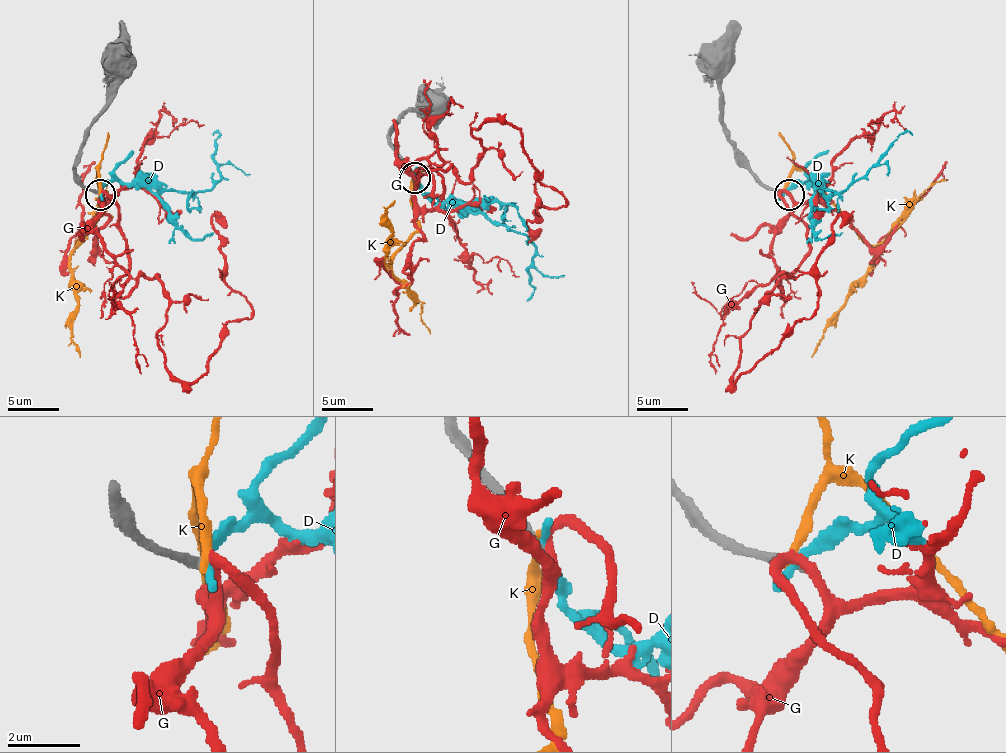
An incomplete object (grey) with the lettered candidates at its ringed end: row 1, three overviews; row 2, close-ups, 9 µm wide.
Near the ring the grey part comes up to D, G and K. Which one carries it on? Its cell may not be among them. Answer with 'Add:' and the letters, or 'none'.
Add: none

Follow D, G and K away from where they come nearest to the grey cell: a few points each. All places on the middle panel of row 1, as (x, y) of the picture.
D: (414, 173), (432, 201), (477, 206), (521, 231), (536, 249), (526, 300)
G: (414, 173), (447, 163), (467, 183), (472, 130), (510, 122), (566, 201), (538, 203), (541, 229)
K: (414, 173), (411, 208), (416, 231), (386, 264), (391, 236), (386, 211), (394, 201)

